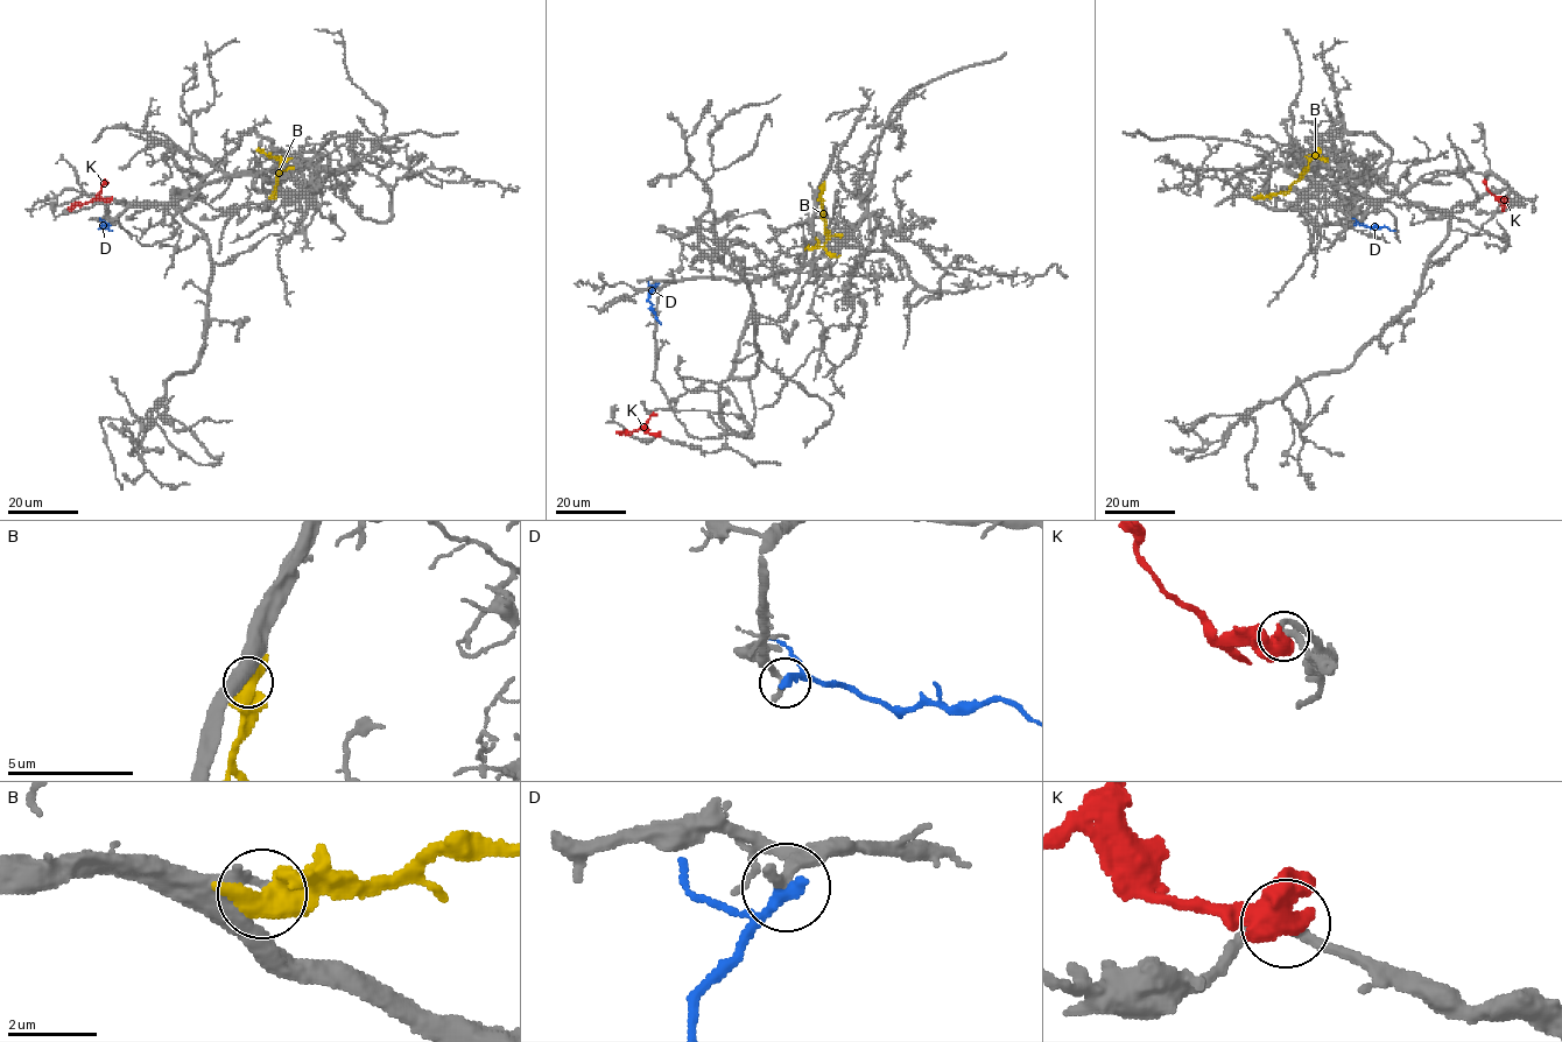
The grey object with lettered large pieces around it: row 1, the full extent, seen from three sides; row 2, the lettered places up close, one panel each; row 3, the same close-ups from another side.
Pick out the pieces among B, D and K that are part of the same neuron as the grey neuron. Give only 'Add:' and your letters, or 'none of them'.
Add: none of them

